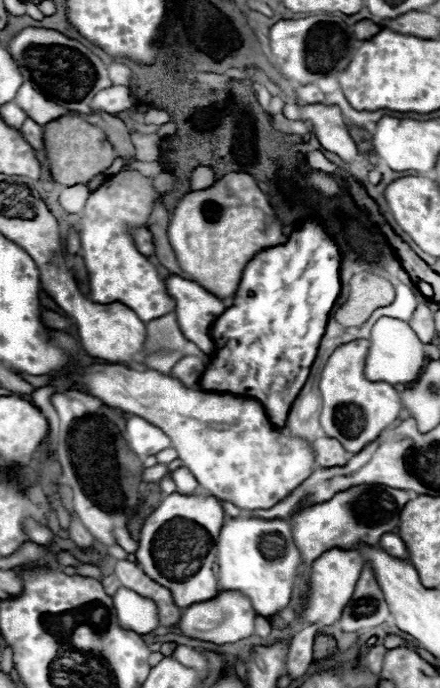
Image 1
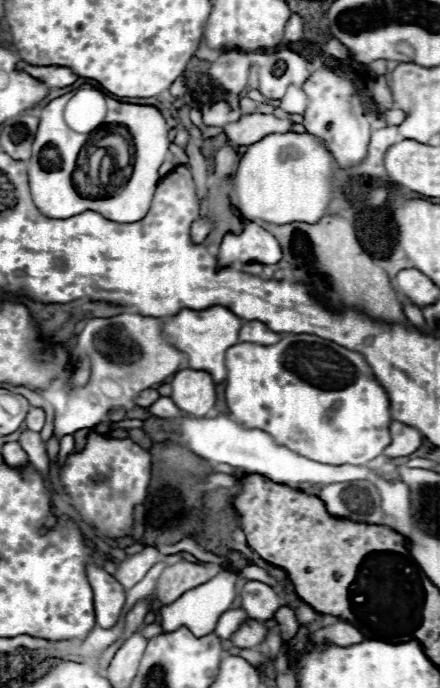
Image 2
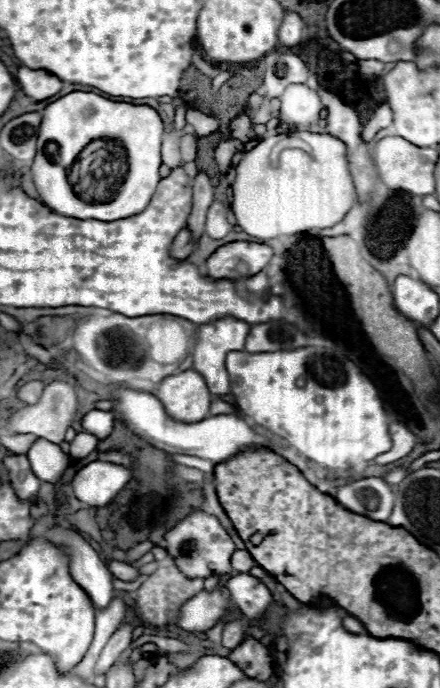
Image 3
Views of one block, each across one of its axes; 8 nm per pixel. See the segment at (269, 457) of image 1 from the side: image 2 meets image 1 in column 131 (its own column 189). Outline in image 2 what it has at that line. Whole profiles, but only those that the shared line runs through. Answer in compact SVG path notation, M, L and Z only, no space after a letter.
M180 370L172 380L172 400L192 416L206 416L216 402L216 384L208 372Z

